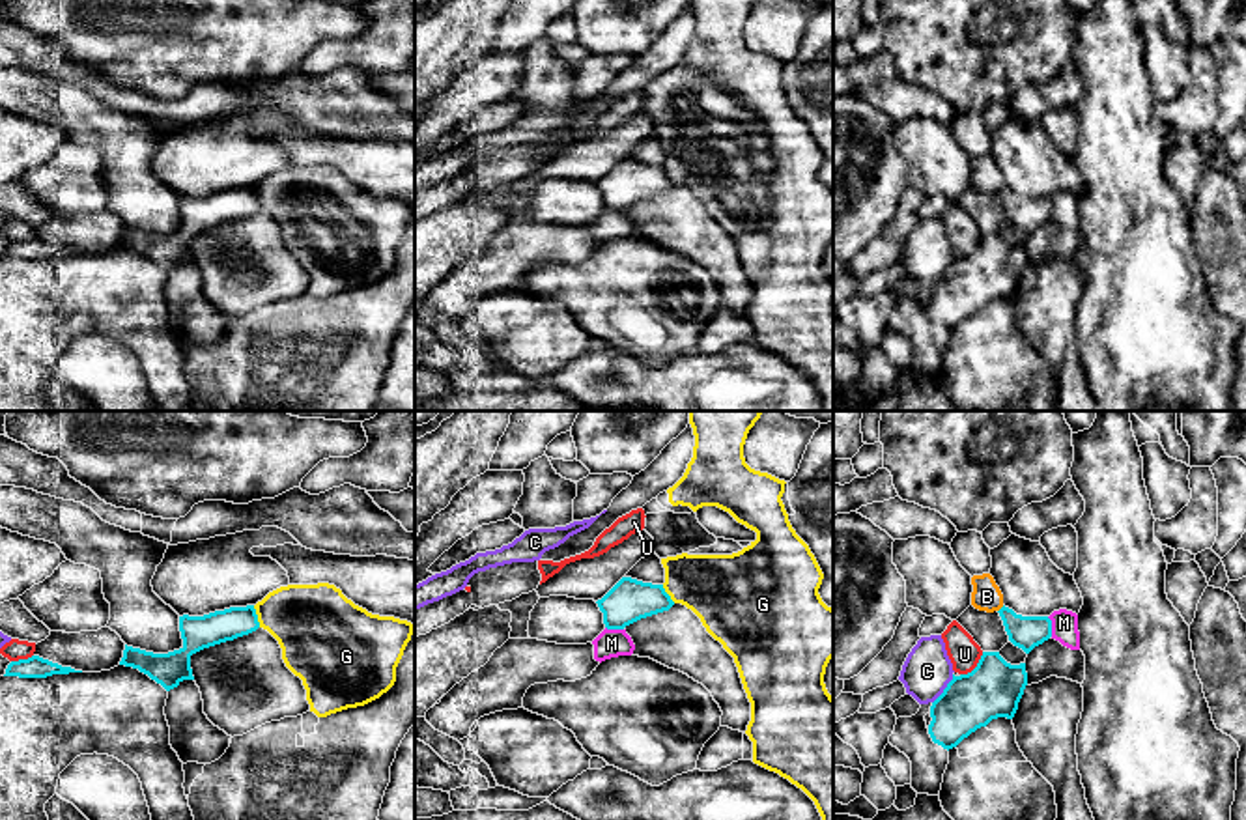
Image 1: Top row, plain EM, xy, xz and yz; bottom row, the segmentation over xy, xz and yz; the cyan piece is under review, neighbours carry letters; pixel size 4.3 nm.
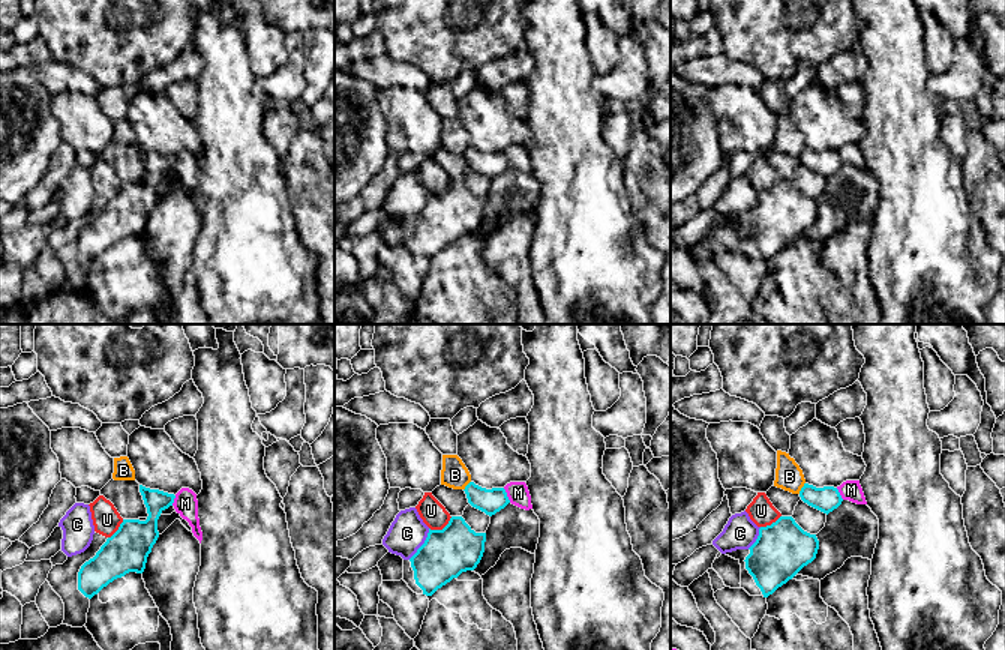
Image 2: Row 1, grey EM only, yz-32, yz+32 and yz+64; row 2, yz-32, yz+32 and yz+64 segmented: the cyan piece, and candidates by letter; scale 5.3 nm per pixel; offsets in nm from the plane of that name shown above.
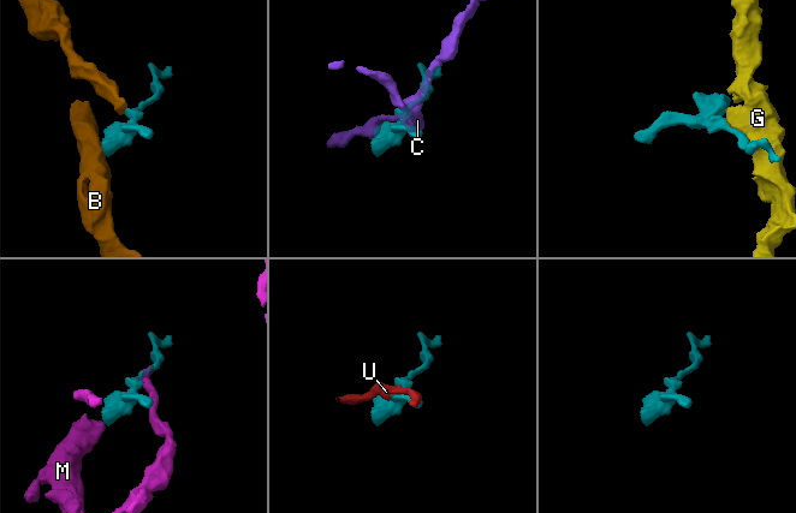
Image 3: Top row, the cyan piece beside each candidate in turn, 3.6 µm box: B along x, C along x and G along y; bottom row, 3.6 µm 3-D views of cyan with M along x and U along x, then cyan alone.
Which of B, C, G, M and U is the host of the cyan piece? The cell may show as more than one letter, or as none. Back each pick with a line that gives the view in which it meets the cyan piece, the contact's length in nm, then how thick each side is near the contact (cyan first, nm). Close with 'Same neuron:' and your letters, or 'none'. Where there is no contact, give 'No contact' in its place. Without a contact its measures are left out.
M: Touches cyan in yz. Shared border 90 nm. Thickness 140 nm (cyan) against 110 nm
Same neuron: M

